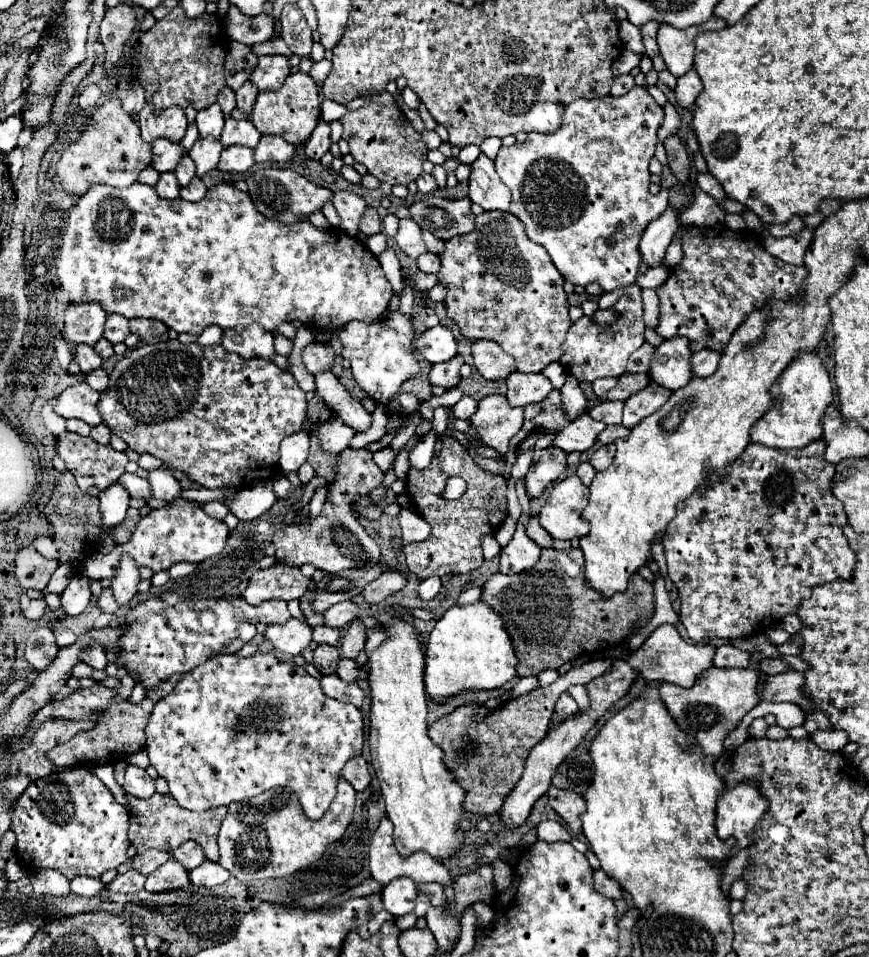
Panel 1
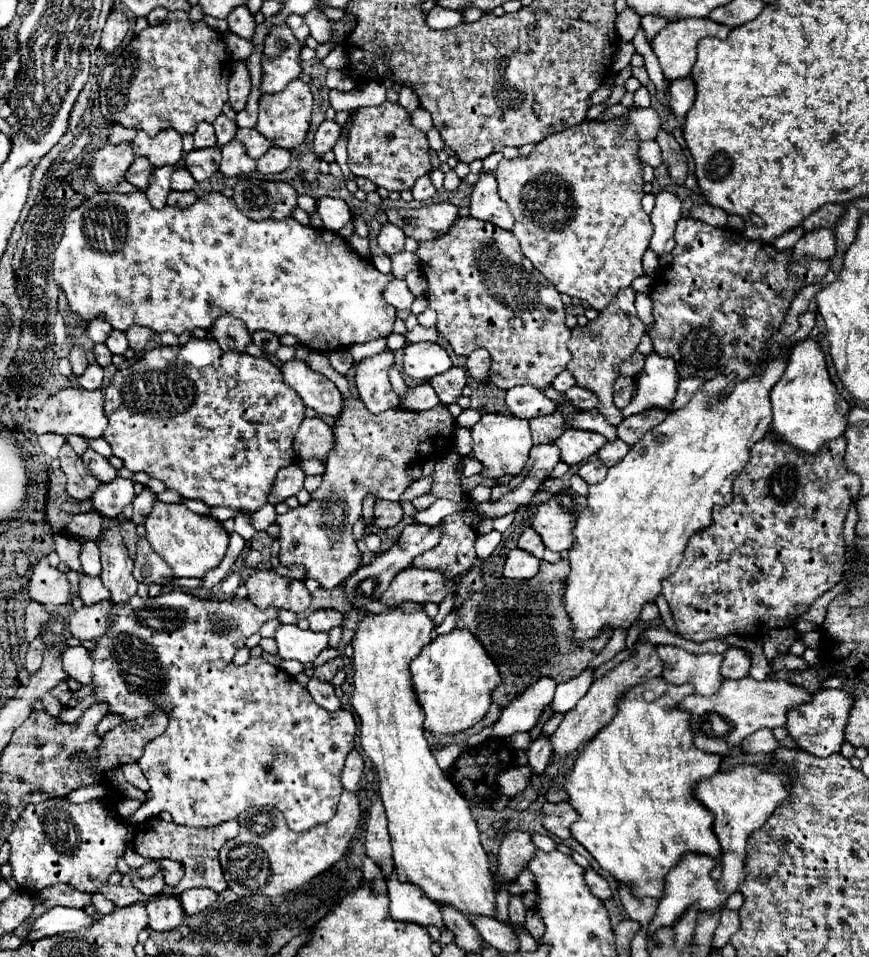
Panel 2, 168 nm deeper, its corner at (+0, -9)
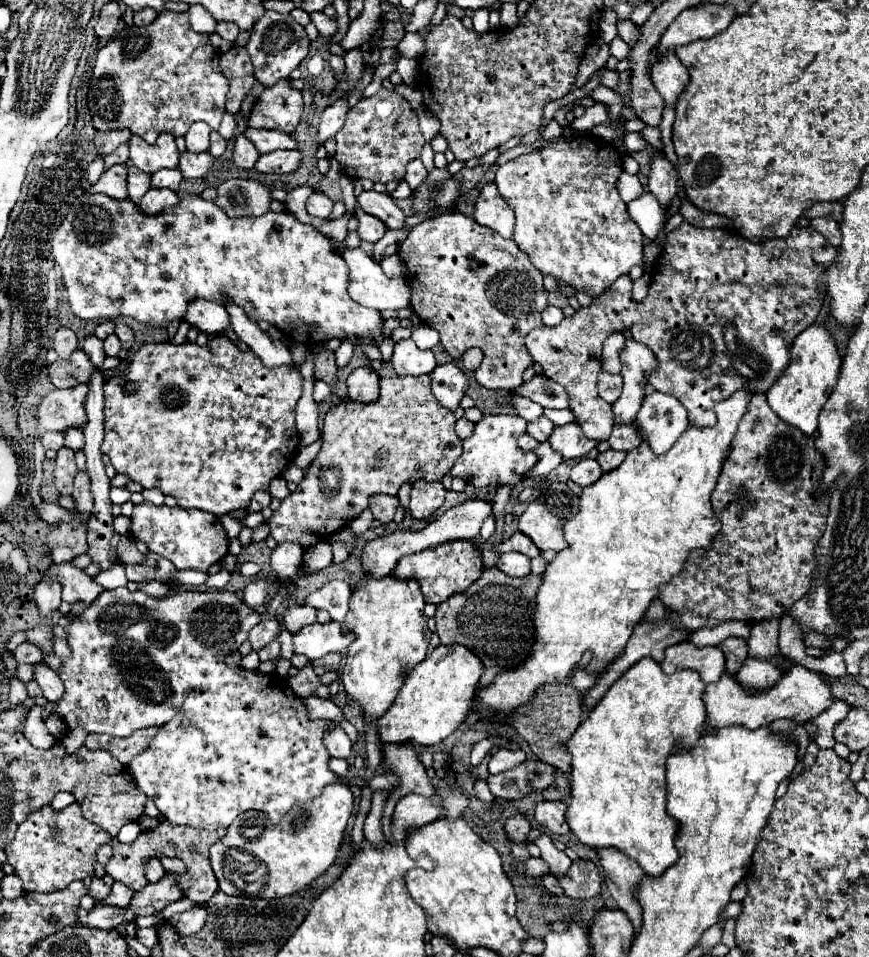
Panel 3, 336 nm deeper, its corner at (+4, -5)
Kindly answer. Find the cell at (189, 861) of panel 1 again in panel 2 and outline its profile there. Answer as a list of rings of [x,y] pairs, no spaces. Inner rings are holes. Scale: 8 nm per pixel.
[[[159,860],[161,864],[161,872],[163,872],[163,880],[167,886],[175,886],[181,878],[183,878],[183,866],[179,862],[173,860]]]

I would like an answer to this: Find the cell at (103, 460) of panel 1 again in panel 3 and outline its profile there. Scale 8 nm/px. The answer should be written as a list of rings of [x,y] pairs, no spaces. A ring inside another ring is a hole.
[[[63,446],[57,452],[55,464],[57,464],[57,468],[55,468],[55,486],[57,486],[59,494],[71,494],[73,492],[73,478],[75,478],[75,472],[77,472],[73,450]]]

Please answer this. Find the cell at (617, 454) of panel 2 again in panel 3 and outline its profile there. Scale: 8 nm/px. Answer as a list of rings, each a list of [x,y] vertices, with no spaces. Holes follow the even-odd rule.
[[[613,448],[597,454],[597,462],[599,462],[599,466],[603,468],[603,472],[609,472],[609,470],[617,468],[617,466],[623,462],[623,458],[625,458],[625,454],[619,452],[619,450],[613,450]]]

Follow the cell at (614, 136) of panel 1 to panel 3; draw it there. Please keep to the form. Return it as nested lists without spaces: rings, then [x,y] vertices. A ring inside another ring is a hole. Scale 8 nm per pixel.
[[[595,134],[581,136],[559,136],[545,148],[517,156],[507,164],[499,166],[495,184],[501,198],[515,212],[515,234],[513,240],[529,256],[533,266],[543,276],[553,276],[555,282],[585,292],[591,298],[603,294],[619,276],[629,274],[633,266],[641,266],[643,274],[651,272],[651,266],[643,260],[643,234],[631,220],[627,204],[617,192],[617,178],[623,172],[621,152],[613,142],[601,140]]]

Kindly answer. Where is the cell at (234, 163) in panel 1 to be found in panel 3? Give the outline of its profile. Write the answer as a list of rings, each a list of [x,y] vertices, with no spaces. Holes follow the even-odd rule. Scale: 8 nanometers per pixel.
[[[239,134],[233,144],[233,164],[237,168],[253,168],[257,158],[259,158],[259,152],[243,134]]]

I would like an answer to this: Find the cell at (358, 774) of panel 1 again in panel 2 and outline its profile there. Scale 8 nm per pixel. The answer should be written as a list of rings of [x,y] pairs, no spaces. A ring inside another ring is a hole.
[[[351,750],[351,754],[345,760],[343,774],[341,774],[345,790],[359,792],[361,790],[361,776],[363,776],[363,760],[357,750]]]

